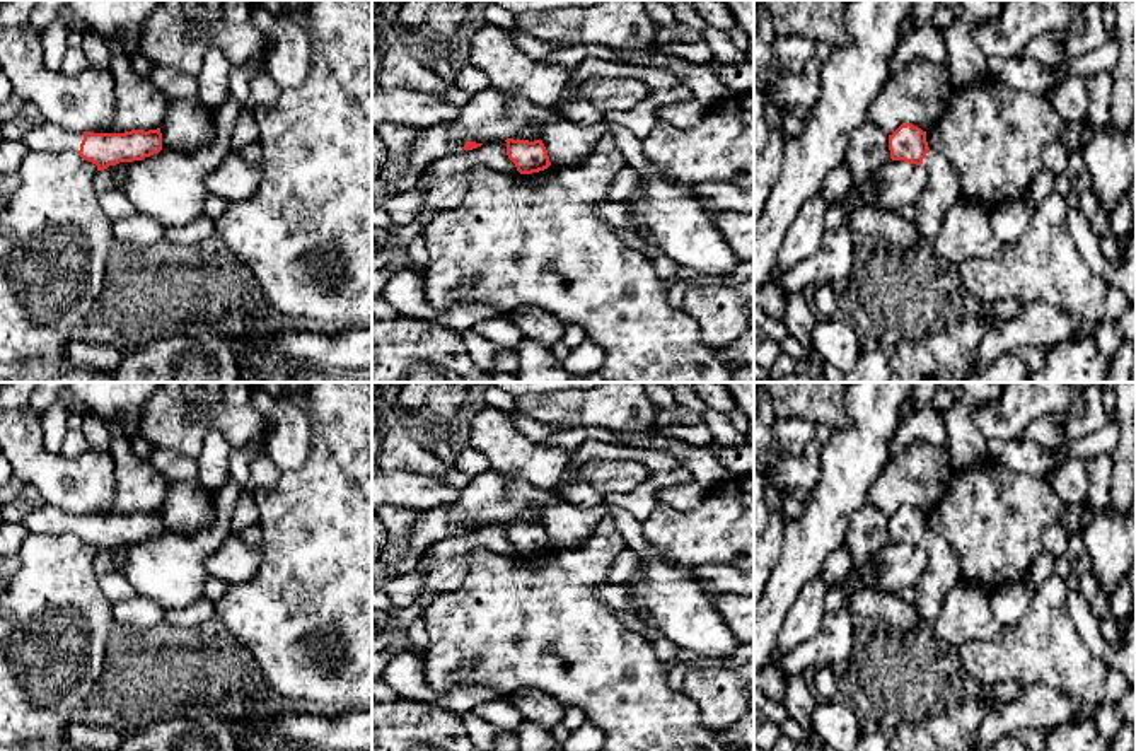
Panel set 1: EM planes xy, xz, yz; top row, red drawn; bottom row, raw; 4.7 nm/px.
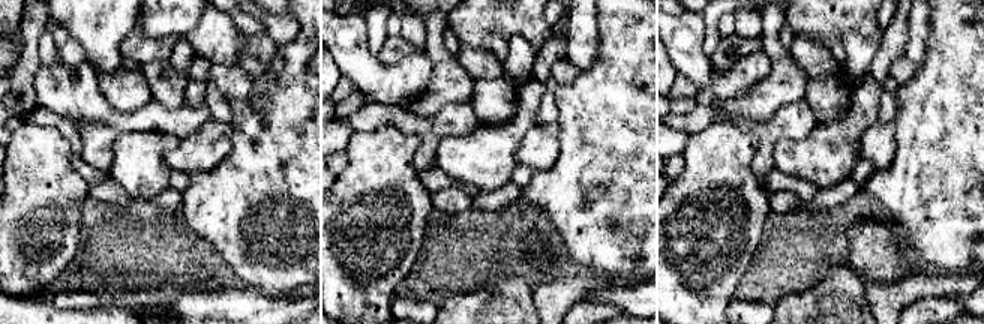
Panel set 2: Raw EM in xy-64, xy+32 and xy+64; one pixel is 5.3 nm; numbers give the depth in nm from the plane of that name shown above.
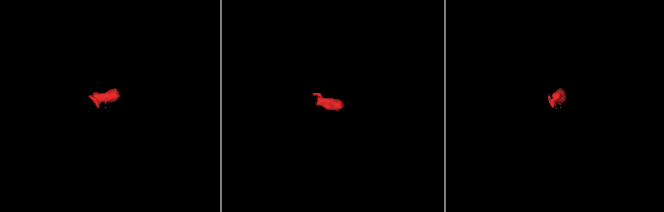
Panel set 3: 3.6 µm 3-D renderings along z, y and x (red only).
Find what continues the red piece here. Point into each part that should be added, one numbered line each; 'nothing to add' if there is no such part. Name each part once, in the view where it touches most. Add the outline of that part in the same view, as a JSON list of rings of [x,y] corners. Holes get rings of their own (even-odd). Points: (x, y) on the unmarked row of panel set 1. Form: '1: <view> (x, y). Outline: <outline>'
1: xy (48, 521). Outline: [[[44,505],[43,509],[34,510],[31,515],[27,515],[22,522],[27,533],[38,536],[58,536],[63,533],[78,536],[84,515],[68,514],[53,505]]]
2: xy (104, 562). Outline: [[[109,548],[104,553],[97,553],[96,560],[94,560],[94,568],[97,577],[104,577],[109,572],[116,570],[114,565],[114,548]]]

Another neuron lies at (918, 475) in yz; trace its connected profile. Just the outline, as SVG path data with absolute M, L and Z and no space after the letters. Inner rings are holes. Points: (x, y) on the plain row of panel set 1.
M916 439L885 464L868 490L868 504L887 517L906 505L928 514L945 493L950 474L947 451Z

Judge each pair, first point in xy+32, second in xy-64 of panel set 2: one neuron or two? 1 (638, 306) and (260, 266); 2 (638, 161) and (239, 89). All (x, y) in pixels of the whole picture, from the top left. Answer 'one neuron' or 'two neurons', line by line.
1: two neurons
2: two neurons

